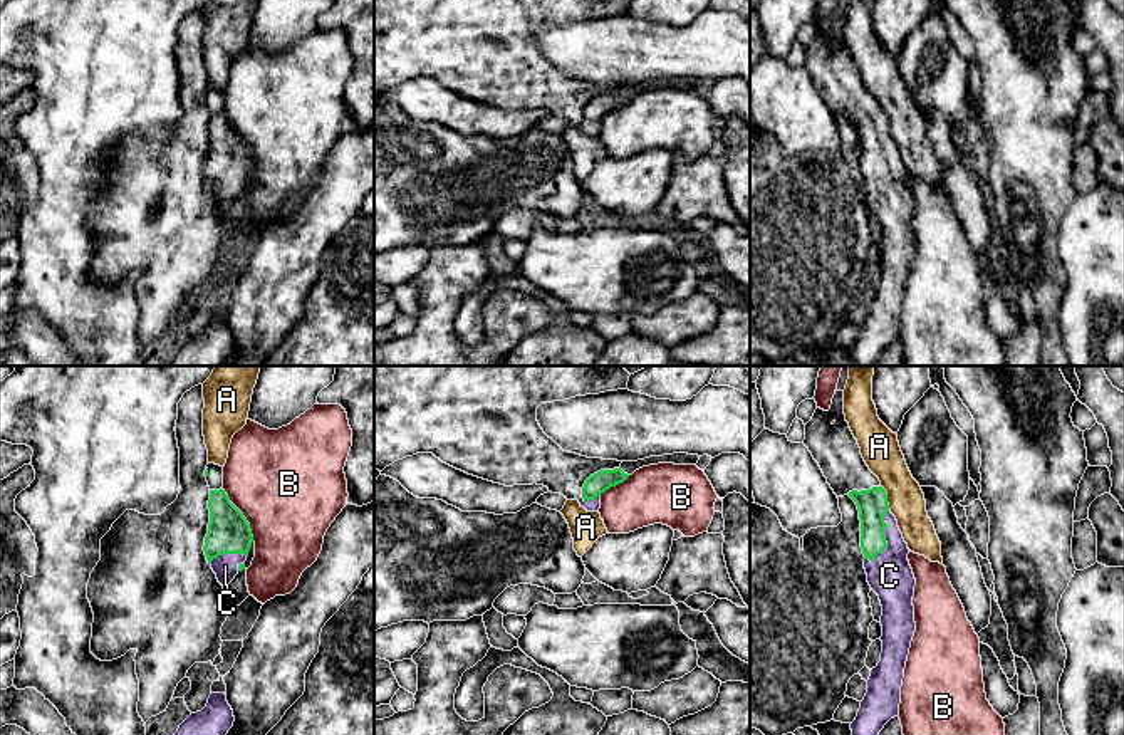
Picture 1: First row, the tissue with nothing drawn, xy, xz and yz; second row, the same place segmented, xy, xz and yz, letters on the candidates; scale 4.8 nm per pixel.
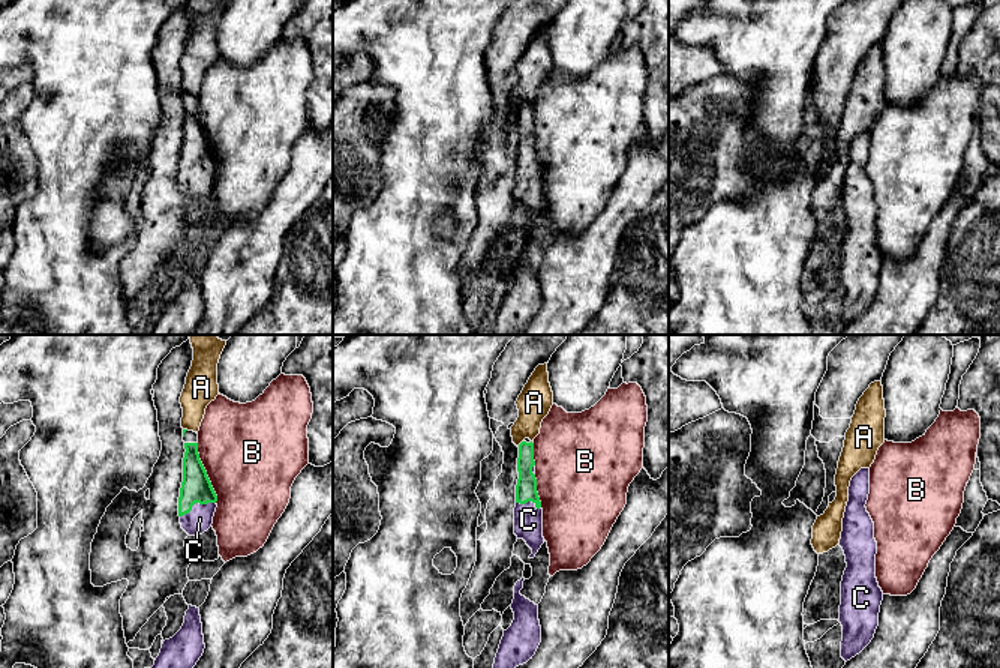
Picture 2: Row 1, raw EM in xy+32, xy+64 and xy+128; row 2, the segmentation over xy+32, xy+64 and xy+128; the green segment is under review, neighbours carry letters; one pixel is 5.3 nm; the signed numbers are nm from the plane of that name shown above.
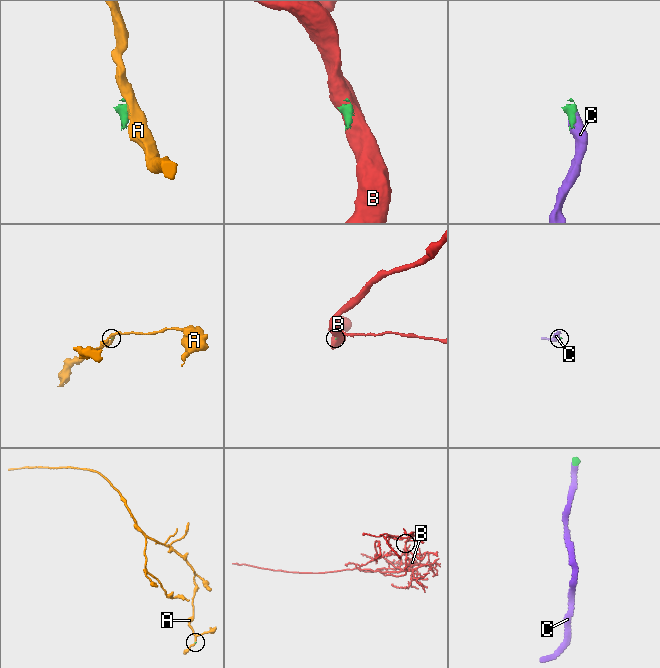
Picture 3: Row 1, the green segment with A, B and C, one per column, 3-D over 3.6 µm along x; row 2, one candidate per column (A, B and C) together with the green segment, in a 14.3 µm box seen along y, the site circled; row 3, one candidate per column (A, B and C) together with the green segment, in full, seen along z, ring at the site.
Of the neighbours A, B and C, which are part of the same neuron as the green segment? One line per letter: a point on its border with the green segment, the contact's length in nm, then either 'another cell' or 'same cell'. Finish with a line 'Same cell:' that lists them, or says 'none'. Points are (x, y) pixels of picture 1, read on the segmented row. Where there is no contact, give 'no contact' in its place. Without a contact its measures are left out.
A: meets green in yz at (886, 497); contact 130 nm long; another cell
B: meets green in xy at (242, 516); contact 300 nm long; another cell
C: meets green in yz at (884, 537); contact 280 nm long; same cell
Same cell: C

